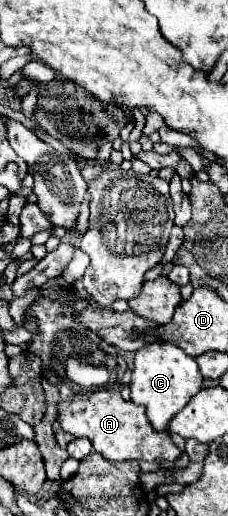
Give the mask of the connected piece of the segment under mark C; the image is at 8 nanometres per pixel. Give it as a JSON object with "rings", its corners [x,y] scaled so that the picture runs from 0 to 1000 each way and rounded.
{"rings":[[[662,663],[592,682],[592,709],[575,733],[575,775],[636,787],[662,826],[697,837],[732,833],[759,806],[803,795],[829,775],[890,752],[890,729],[855,694],[820,690],[794,674],[732,663]]]}

